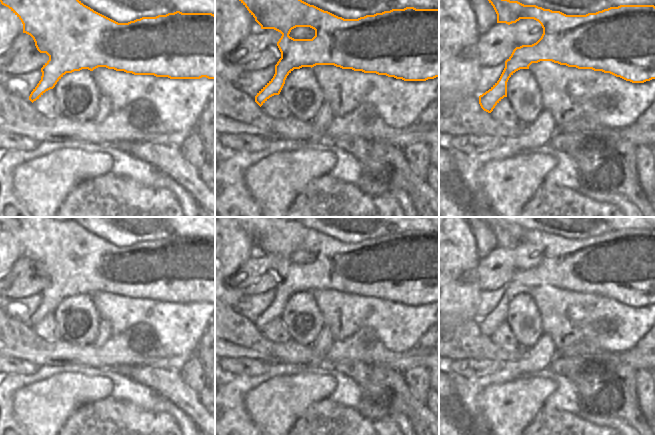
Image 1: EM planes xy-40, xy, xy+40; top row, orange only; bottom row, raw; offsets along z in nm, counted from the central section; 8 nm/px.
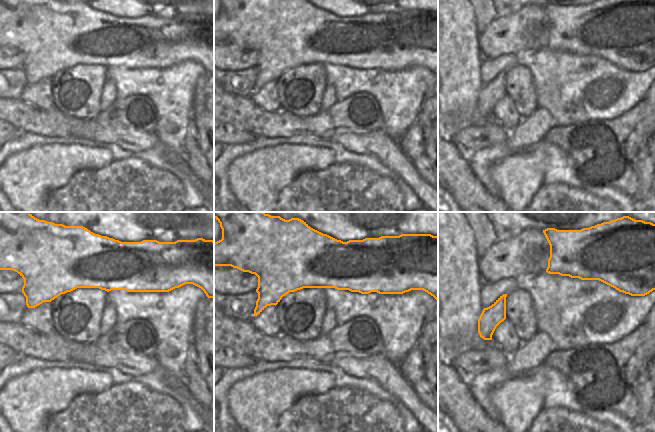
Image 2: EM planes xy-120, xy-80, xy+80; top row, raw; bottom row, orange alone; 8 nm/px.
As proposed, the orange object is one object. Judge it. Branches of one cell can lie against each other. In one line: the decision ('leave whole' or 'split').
leave whole

